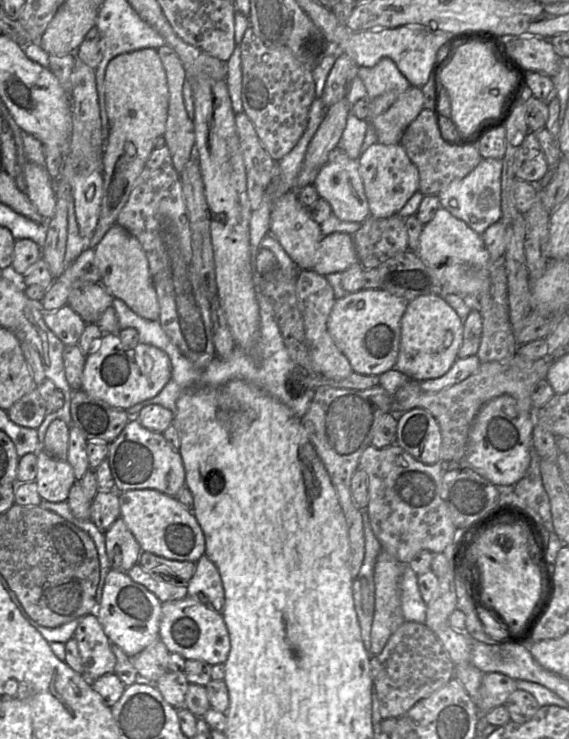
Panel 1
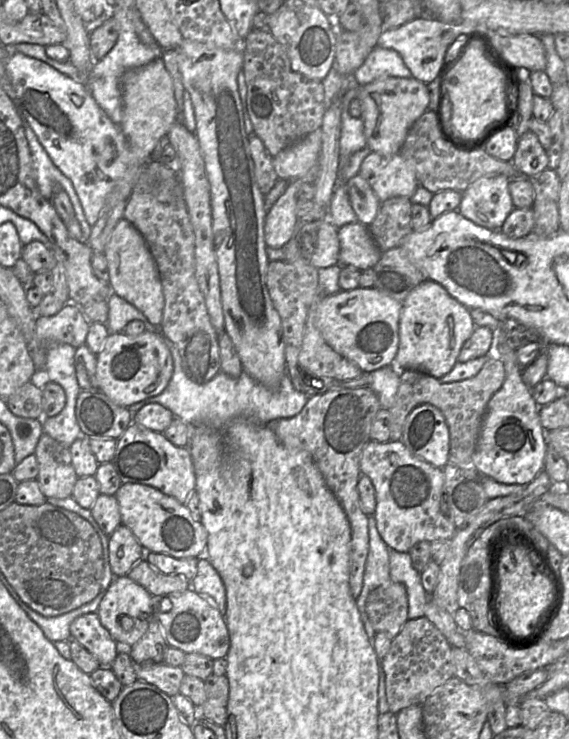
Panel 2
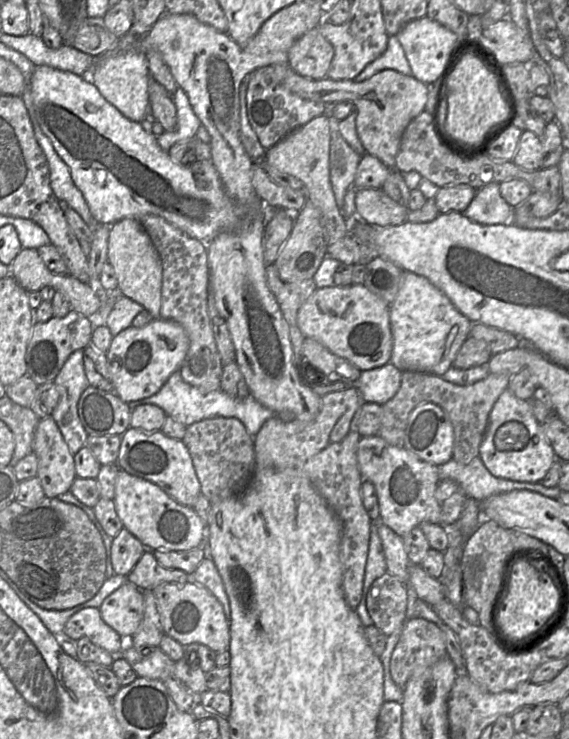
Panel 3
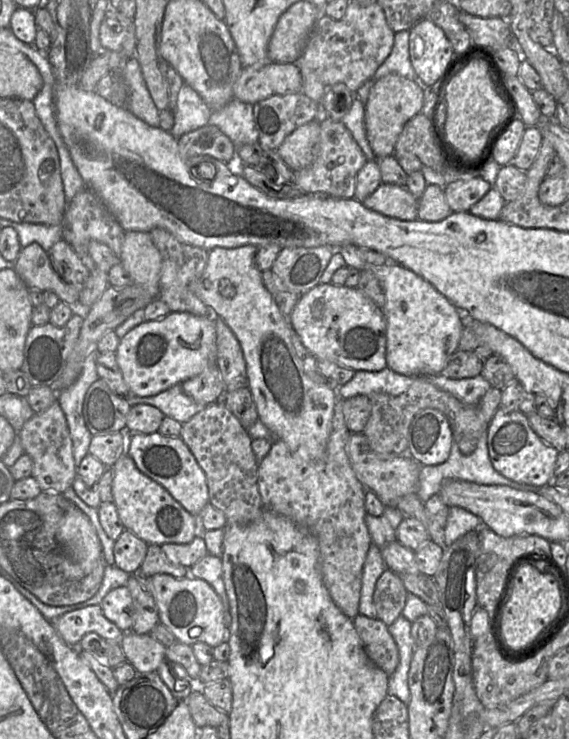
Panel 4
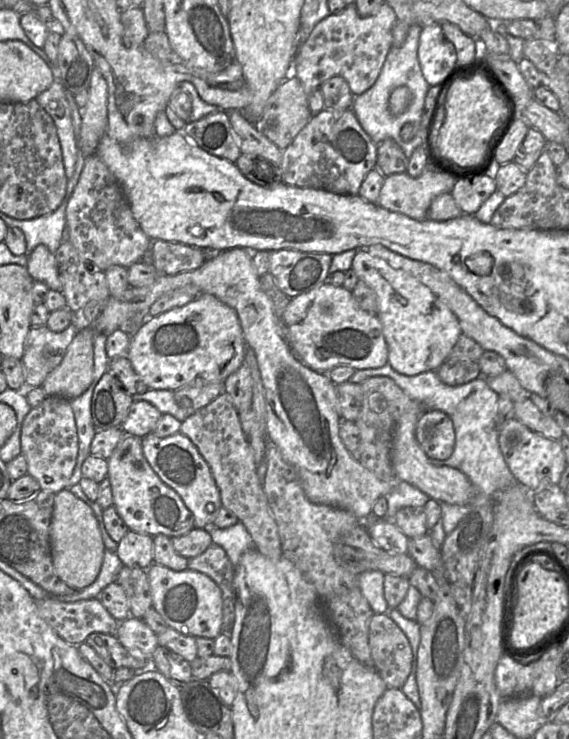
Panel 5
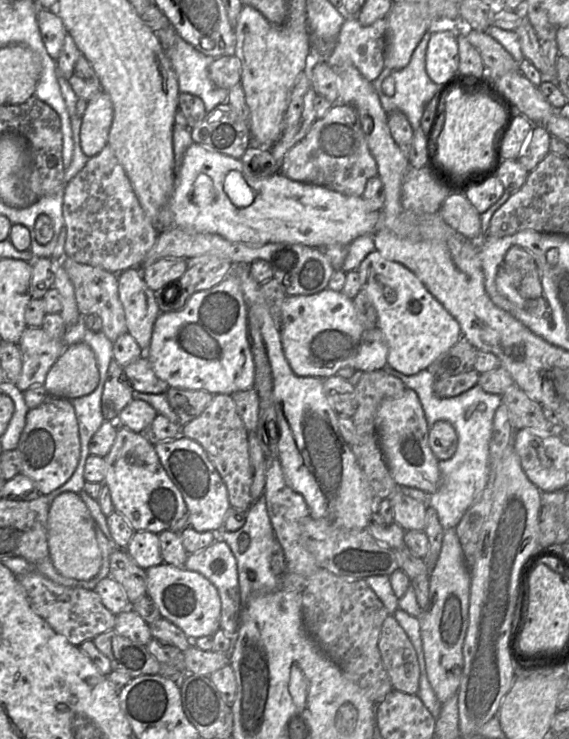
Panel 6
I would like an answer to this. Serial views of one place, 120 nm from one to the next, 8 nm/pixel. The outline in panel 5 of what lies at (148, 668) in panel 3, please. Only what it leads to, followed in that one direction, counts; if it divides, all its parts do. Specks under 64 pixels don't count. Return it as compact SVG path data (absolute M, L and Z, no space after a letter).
M133 616L119 622L116 636L135 657L148 657L152 660L159 646L158 635L142 619Z

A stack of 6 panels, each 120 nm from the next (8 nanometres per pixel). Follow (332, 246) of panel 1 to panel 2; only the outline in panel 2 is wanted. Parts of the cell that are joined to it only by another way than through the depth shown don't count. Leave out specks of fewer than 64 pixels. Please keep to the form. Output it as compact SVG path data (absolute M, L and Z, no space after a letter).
M359 221L338 228L340 244L339 264L354 266L362 271L373 268L381 257L381 251L368 231Z

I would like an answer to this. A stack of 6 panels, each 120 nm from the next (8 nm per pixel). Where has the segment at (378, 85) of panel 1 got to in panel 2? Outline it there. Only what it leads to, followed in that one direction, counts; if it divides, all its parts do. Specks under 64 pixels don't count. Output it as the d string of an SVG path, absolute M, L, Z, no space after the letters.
M377 46L354 72L352 79L356 85L363 86L389 76L411 78L412 73L397 51Z

